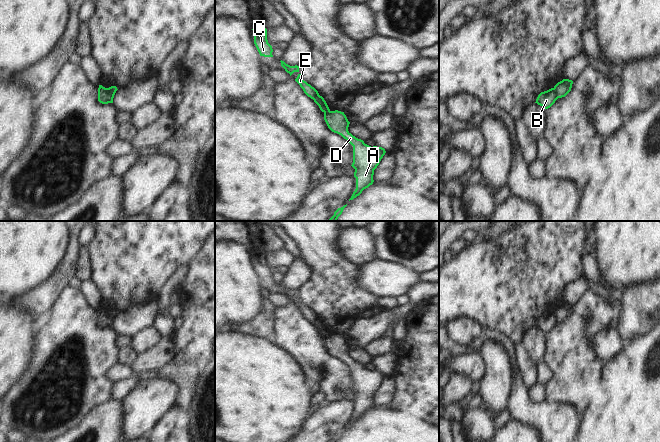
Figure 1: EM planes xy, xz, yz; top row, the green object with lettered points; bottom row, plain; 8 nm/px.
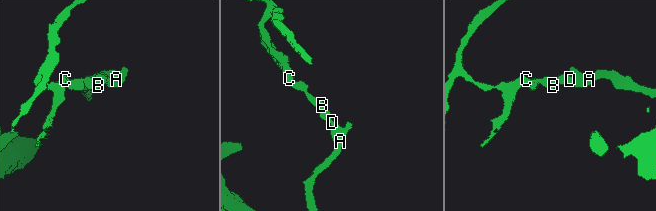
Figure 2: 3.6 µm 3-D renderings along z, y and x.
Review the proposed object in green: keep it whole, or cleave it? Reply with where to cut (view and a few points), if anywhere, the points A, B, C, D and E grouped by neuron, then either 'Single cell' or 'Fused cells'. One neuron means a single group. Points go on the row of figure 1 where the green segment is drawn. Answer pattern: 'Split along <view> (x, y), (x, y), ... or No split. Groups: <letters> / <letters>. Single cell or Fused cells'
Split along xy (104, 88), (114, 94). Groups: A D / B C E. Fused cells

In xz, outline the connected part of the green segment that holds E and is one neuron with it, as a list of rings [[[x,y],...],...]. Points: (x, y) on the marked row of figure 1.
[[[298,74],[295,81],[300,85],[304,93],[314,100],[314,102],[319,106],[322,112],[328,113],[330,111],[324,98],[319,95],[318,91],[314,87],[312,87],[310,84],[303,80],[301,74]]]

